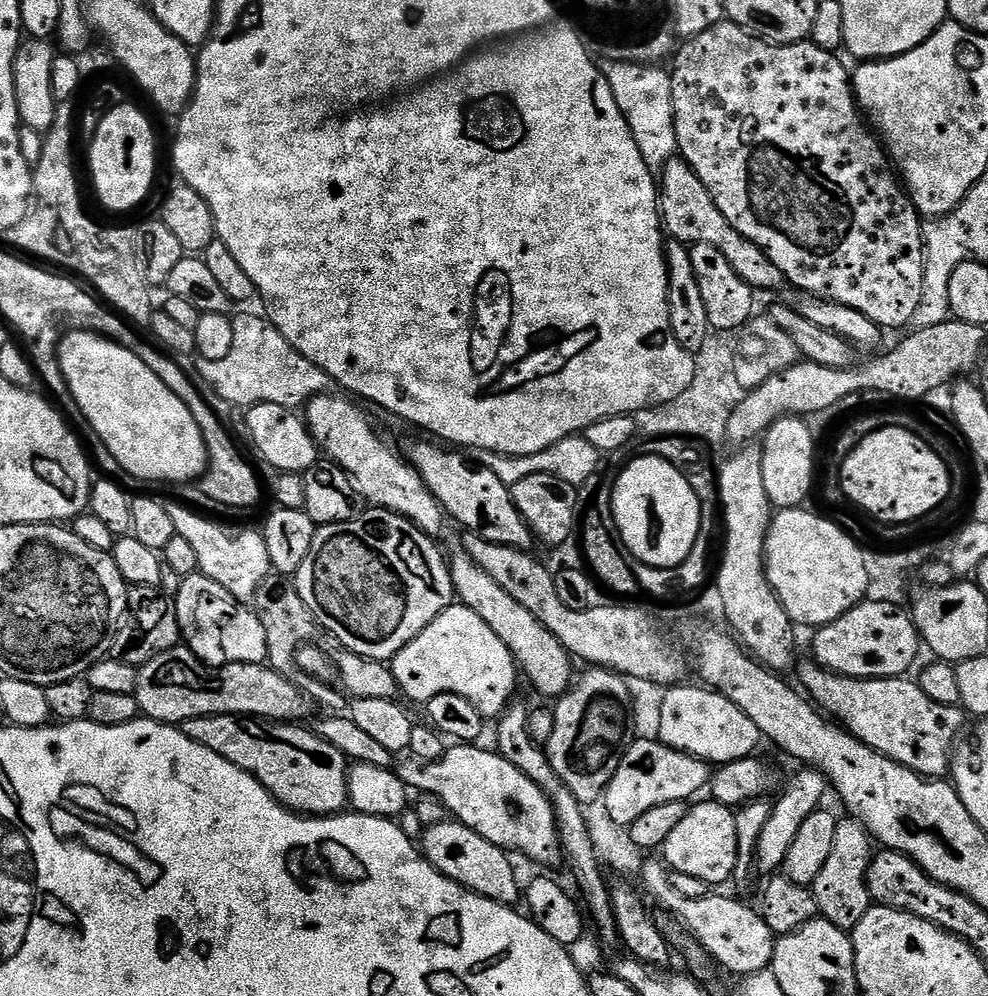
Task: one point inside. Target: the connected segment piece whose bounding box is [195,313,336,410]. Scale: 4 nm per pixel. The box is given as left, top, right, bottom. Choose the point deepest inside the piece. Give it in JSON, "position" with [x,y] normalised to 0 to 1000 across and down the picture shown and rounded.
{"position":[265,369]}

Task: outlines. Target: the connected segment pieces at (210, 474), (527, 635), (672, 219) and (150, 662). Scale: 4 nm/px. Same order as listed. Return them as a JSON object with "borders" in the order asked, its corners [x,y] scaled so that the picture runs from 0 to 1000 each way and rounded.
{"borders":[[[[165,378],[164,384],[168,384],[168,388],[172,388],[172,392],[180,396],[180,400],[184,400],[184,404],[188,404],[192,416],[196,416],[196,424],[200,424],[206,437],[211,449],[211,471],[202,479],[200,489],[213,496],[213,500],[217,500],[217,504],[221,504],[224,511],[257,509],[263,502],[265,482],[263,484],[258,472],[239,455],[239,446],[235,443],[236,435],[229,429],[228,423],[224,419],[223,423],[218,412],[206,403],[205,393],[198,389],[194,394],[182,394],[182,390],[178,390],[178,382],[170,382],[170,378]]],[[[466,552],[455,558],[455,569],[457,592],[464,599],[465,605],[480,612],[480,616],[484,616],[484,620],[488,620],[488,624],[492,624],[492,629],[496,629],[496,633],[500,633],[500,637],[504,637],[504,641],[512,645],[516,657],[522,662],[529,678],[530,675],[534,678],[535,685],[549,698],[562,700],[563,690],[566,689],[567,683],[575,679],[575,666],[577,666],[576,660],[567,650],[565,641],[561,641],[557,633],[549,630],[540,620],[540,616],[532,612],[532,608],[524,608],[524,604],[520,604],[520,600],[516,600],[516,596],[512,596],[508,588],[504,588],[483,566],[479,566],[478,559],[473,553]]],[[[691,159],[675,161],[670,176],[672,182],[669,180],[666,185],[666,208],[671,232],[679,240],[697,247],[702,245],[723,247],[762,291],[774,289],[775,292],[781,293],[784,289],[795,288],[794,276],[789,274],[787,267],[777,262],[772,249],[759,244],[747,235],[747,231],[739,228],[733,216],[727,211],[723,199],[719,199],[719,195],[702,175],[702,171]]],[[[179,649],[147,662],[140,676],[136,698],[142,714],[161,727],[182,729],[188,723],[221,718],[251,718],[283,727],[299,726],[307,724],[304,722],[312,715],[309,696],[267,667],[235,666],[220,674]]]]}

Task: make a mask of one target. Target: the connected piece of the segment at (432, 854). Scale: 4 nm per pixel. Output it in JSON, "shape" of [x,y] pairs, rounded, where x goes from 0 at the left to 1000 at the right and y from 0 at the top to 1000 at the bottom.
{"shape":[[[454,821],[446,827],[434,827],[427,836],[427,858],[430,863],[443,872],[451,882],[469,892],[494,900],[497,904],[513,905],[518,892],[518,867],[515,856],[511,852],[500,849],[488,837],[476,833],[476,829],[466,826],[461,821]]]}

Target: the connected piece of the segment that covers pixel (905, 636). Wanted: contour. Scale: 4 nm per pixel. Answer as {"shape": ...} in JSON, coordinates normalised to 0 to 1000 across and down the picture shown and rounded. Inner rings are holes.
{"shape":[[[886,600],[876,601],[861,610],[852,620],[825,632],[822,651],[826,654],[827,668],[833,669],[839,676],[864,683],[901,683],[911,681],[933,655],[931,636],[924,627],[922,617],[917,613],[910,614],[906,605]]]}

